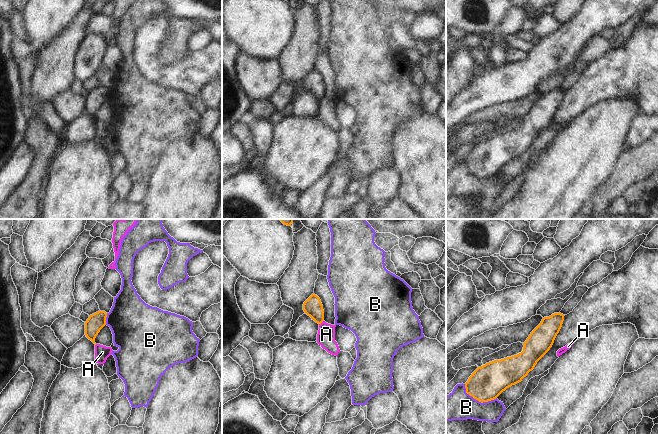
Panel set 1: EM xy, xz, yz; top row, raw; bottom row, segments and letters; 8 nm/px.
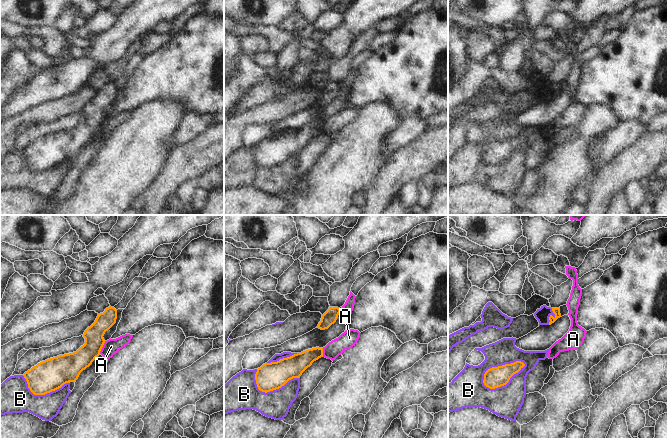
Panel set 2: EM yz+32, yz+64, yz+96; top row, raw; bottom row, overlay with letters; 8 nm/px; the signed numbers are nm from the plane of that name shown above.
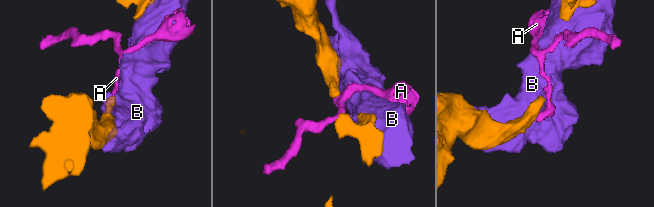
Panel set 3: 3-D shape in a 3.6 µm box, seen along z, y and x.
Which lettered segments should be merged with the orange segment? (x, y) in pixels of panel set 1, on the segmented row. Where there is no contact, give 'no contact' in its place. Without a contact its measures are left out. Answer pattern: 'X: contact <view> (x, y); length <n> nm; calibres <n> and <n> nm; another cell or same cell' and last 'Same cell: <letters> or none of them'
A: contact xz (321, 322); length 50 nm; calibres 150 and 140 nm; another cell
B: contact yz (477, 399); length 280 nm; calibres 280 and 240 nm; another cell
Same cell: none of them

